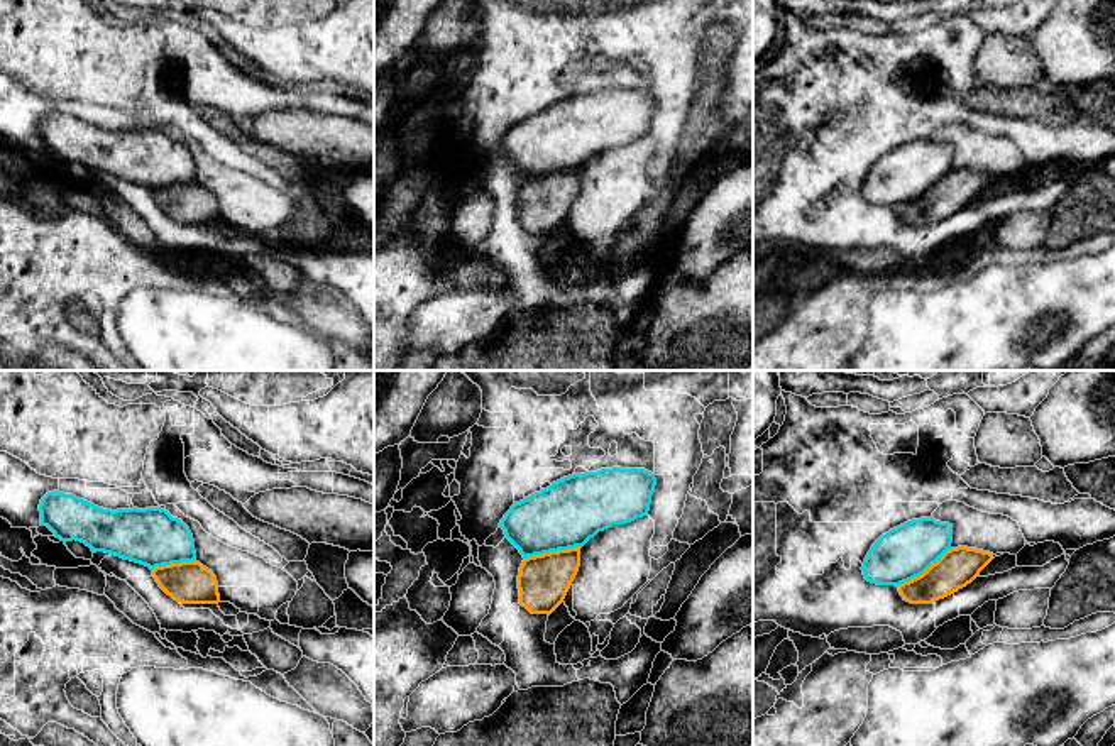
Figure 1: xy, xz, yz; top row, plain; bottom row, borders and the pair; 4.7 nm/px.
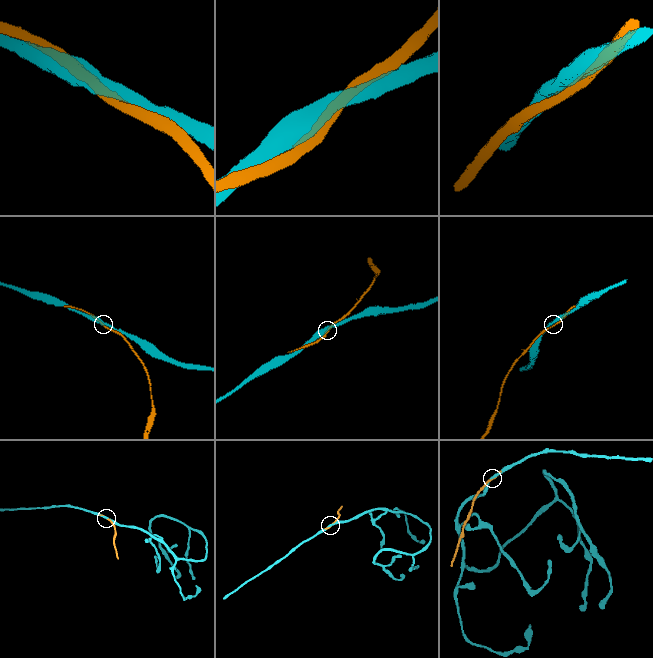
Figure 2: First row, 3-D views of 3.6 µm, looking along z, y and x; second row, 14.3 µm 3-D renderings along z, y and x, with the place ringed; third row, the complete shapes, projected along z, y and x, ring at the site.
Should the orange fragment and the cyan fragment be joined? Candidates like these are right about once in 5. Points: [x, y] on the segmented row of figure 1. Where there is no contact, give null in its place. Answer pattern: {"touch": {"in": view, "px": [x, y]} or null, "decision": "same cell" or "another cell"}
{"touch": {"in": "xz", "px": [552, 552]}, "decision": "another cell"}

